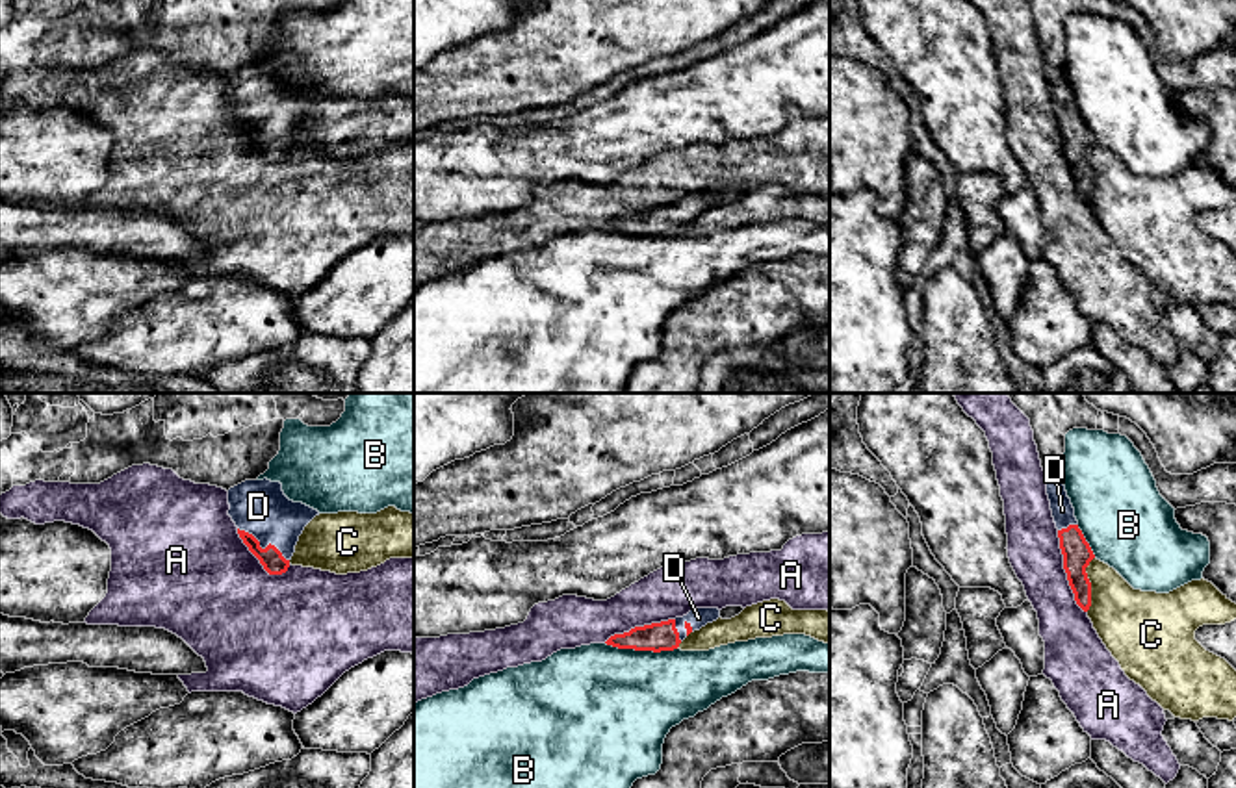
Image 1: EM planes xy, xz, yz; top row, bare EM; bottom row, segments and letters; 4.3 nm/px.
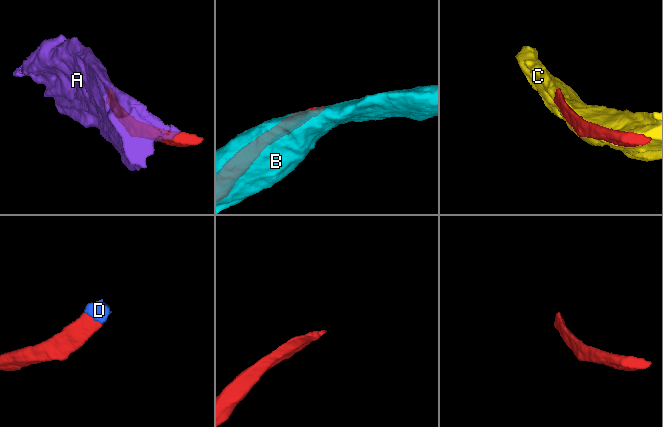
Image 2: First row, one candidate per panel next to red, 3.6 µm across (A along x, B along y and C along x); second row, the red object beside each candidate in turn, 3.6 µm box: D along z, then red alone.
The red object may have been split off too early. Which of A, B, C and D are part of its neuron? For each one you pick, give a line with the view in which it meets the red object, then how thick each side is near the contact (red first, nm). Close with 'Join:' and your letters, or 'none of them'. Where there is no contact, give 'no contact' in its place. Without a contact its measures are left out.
D: xy | 100/240 nm
Join: D

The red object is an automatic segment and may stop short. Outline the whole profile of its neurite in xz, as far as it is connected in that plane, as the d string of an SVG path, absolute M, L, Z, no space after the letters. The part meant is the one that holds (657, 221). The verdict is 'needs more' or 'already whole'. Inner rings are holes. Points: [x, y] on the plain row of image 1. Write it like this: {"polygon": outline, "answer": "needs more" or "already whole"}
{"polygon": "M694 193L683 202L635 211L629 217L614 219L605 228L635 235L674 235L694 215L720 202L718 193Z", "answer": "needs more"}

